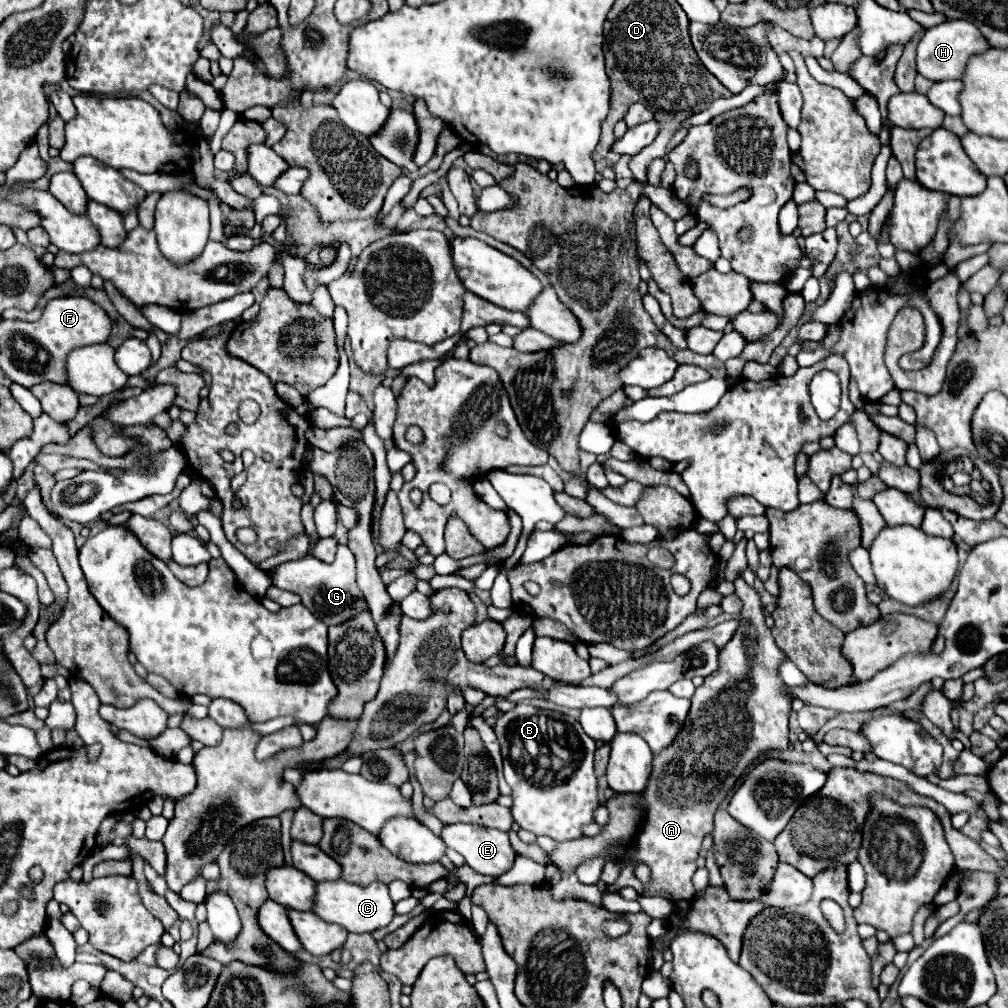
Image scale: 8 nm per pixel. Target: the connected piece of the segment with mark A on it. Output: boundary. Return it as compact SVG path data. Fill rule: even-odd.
M742 578L734 582L736 596L744 602L742 618L732 640L718 654L718 670L704 678L704 684L696 688L692 696L692 708L688 720L680 736L676 736L676 744L672 748L654 756L652 776L644 790L648 800L648 814L638 840L636 858L650 866L652 880L640 882L632 866L626 864L618 876L618 880L606 886L606 892L618 892L624 886L632 886L640 896L662 896L668 900L690 900L694 896L692 874L696 872L696 858L702 846L702 838L714 830L714 814L720 802L726 798L730 788L740 780L744 770L762 754L770 750L786 750L788 748L788 716L792 710L792 696L788 694L788 686L782 682L778 674L778 666L788 656L776 646L770 628L764 622L764 612L760 604L760 596L752 586L748 586Z

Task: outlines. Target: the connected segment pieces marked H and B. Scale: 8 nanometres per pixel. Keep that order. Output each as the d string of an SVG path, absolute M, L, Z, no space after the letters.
M946 20L934 28L928 28L922 40L918 42L916 66L918 66L918 72L932 82L958 80L964 76L968 60L972 56L984 54L986 50L990 50L990 44L976 26L968 24L966 20Z
M518 702L514 710L498 716L494 730L502 746L504 778L512 788L510 812L520 828L556 842L582 838L582 828L594 822L600 800L592 766L596 742L580 728L580 722Z

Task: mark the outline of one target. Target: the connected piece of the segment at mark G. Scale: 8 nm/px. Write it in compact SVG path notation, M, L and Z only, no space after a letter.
M342 544L338 546L336 562L332 562L332 564L316 560L314 556L306 556L306 558L284 562L284 564L276 566L272 572L272 584L282 590L298 594L302 598L302 604L316 618L324 620L324 624L328 624L328 626L344 624L344 622L352 620L354 616L358 616L360 612L368 610L368 602L356 584L356 560L354 560L350 548L346 548Z

